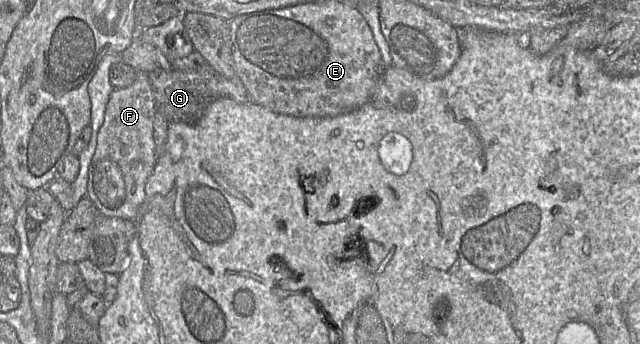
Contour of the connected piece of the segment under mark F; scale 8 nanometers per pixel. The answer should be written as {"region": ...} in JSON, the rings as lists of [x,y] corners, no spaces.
{"region":[[[137,71],[130,86],[112,90],[88,169],[86,195],[101,214],[132,222],[136,217],[145,199],[146,182],[157,159],[153,139],[155,114],[156,102],[147,72]]]}

